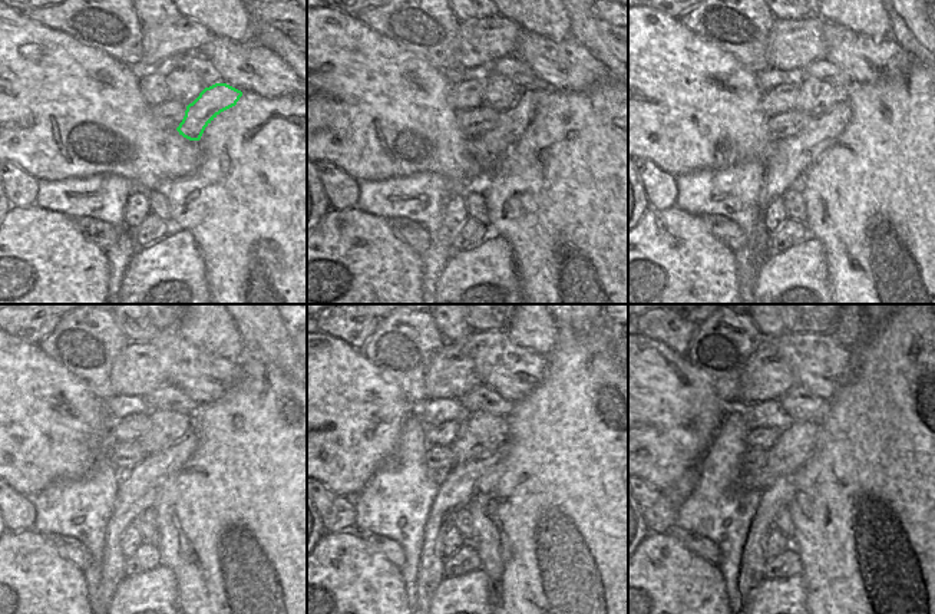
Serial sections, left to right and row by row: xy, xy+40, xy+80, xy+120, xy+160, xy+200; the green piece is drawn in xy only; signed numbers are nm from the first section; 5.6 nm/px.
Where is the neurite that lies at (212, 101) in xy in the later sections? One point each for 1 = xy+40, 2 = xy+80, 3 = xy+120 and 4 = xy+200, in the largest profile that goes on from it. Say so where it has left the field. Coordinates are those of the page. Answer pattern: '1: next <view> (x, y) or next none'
1: next xy+40 (488, 148)
2: next xy+80 (788, 159)
3: next xy+120 (138, 489)
4: next xy+200 (779, 495)

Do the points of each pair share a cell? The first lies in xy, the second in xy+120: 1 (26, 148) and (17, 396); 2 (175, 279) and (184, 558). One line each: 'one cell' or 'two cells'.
1: one cell
2: two cells

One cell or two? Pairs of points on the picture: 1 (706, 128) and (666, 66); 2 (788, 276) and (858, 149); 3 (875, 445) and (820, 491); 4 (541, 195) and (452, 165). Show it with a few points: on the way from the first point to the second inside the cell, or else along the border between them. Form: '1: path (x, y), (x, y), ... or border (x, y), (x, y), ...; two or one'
1: path (693, 112), (666, 82); one
2: border (809, 234), (820, 243), (828, 264); two
3: path (862, 458), (842, 478), (833, 482); one
4: border (494, 167), (476, 185); two

